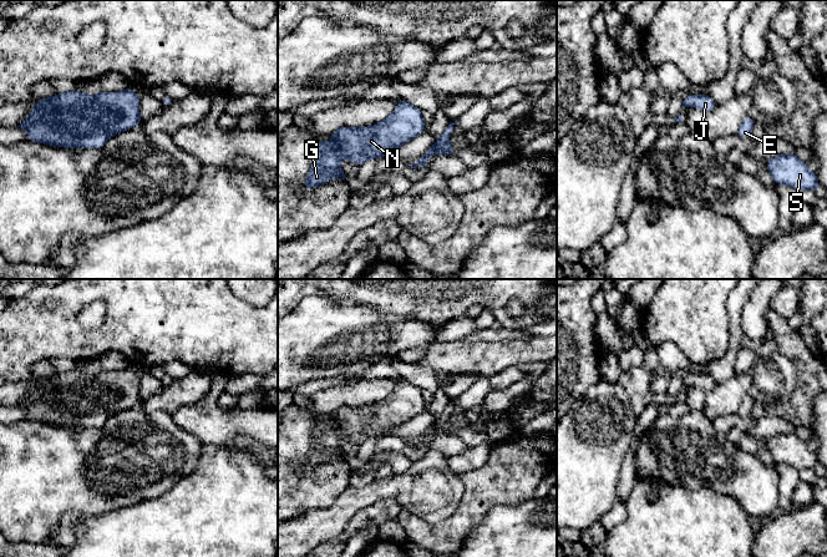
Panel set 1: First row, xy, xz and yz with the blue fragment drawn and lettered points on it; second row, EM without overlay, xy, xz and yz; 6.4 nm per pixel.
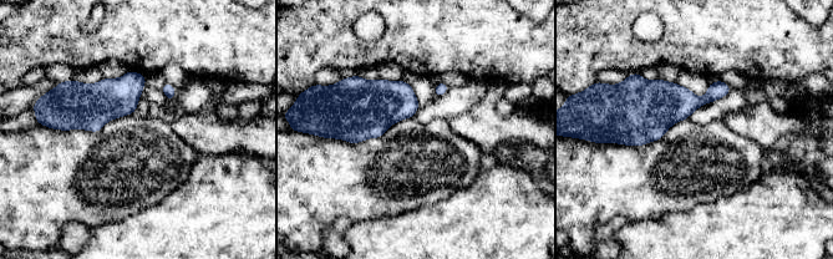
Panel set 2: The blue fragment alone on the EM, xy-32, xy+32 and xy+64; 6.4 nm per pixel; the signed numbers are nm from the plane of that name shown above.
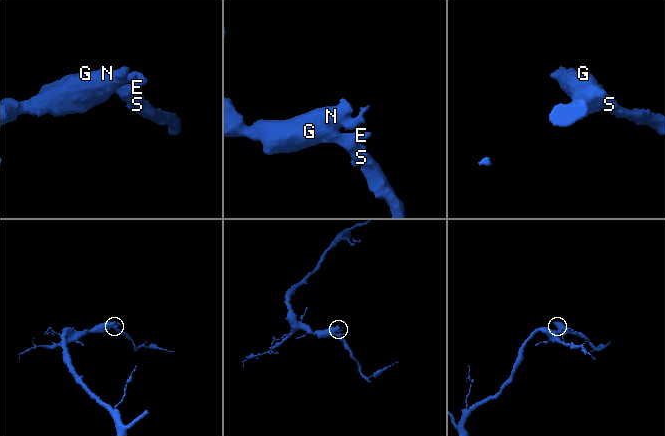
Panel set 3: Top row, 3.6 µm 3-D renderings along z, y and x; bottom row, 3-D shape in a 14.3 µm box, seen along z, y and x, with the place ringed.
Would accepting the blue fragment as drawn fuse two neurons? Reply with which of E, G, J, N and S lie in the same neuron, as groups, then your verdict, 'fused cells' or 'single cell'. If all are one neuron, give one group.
E G J N S | single cell

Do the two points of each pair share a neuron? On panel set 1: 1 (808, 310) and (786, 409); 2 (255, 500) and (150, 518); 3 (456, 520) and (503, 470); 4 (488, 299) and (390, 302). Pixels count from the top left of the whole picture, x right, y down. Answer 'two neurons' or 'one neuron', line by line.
1: two neurons
2: one neuron
3: one neuron
4: one neuron

